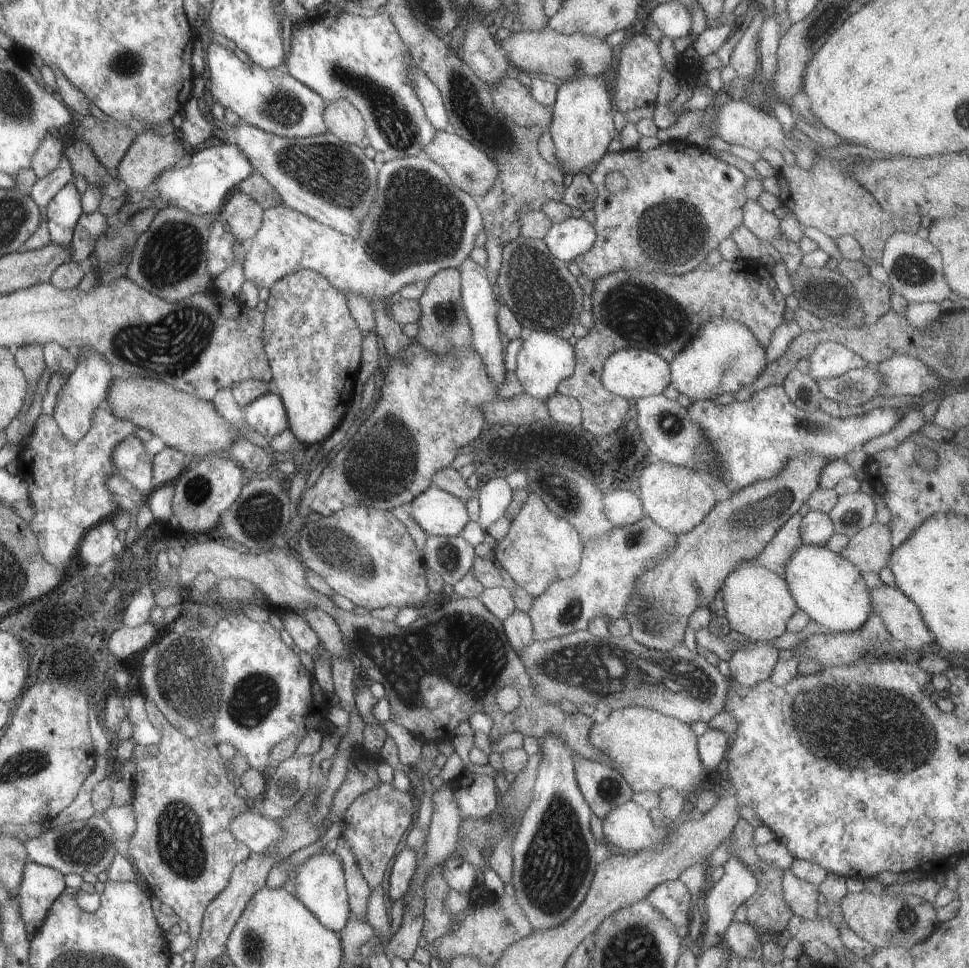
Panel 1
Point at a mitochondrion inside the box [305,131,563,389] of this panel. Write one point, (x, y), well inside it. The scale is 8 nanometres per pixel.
(431, 229)

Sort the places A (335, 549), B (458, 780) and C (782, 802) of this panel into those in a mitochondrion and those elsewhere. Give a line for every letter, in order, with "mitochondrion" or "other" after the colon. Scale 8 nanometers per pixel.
A: mitochondrion
B: other
C: other

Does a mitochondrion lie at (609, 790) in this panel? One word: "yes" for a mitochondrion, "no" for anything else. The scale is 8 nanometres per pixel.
yes

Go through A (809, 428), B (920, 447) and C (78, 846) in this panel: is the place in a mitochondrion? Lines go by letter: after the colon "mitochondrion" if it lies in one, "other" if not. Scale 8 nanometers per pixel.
A: mitochondrion
B: other
C: mitochondrion

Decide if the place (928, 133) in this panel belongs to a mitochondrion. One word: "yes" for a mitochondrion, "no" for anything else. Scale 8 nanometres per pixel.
no

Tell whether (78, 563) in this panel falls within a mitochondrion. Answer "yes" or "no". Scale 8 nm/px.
no

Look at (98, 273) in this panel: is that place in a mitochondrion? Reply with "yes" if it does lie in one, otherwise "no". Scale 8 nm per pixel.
no

